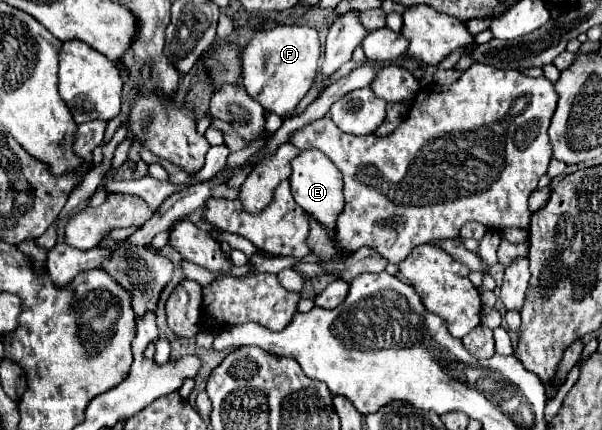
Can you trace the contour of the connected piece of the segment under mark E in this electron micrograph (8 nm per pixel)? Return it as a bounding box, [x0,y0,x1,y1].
[291,149,345,239]

